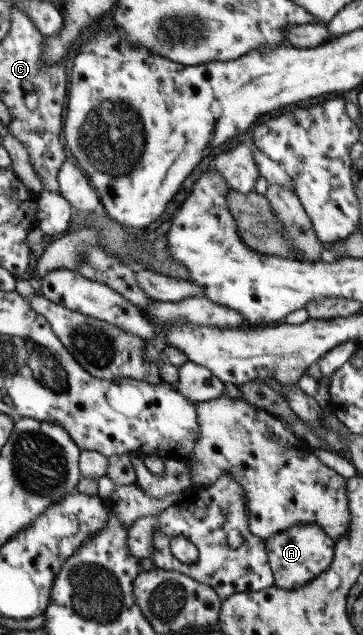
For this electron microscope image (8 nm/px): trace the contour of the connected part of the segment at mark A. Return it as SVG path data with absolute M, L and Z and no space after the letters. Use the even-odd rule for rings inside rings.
M312 523L288 527L282 533L274 533L263 541L274 585L285 590L306 585L308 581L313 580L319 573L328 568L333 558L334 542L322 529L318 529Z

